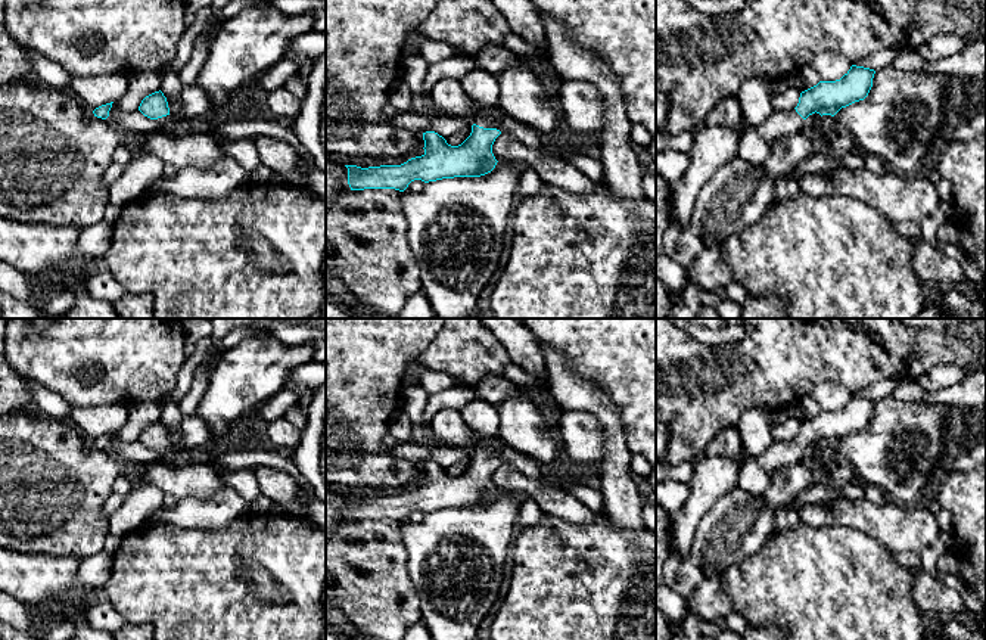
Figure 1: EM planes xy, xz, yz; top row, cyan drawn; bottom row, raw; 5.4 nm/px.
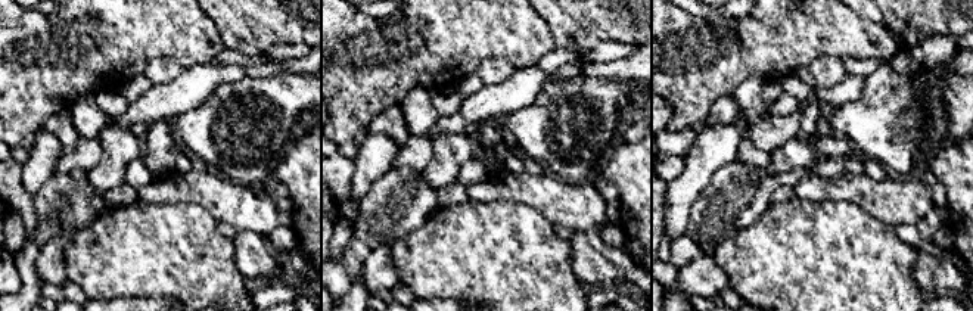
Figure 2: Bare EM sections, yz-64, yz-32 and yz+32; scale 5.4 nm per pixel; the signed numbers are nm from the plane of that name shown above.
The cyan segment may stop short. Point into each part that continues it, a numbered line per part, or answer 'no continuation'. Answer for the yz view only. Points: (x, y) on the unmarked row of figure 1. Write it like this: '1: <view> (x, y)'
1: yz (778, 454)

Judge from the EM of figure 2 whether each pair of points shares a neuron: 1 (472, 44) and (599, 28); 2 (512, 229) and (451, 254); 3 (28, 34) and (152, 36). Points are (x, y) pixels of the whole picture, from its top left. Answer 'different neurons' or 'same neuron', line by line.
1: different neurons
2: same neuron
3: same neuron

